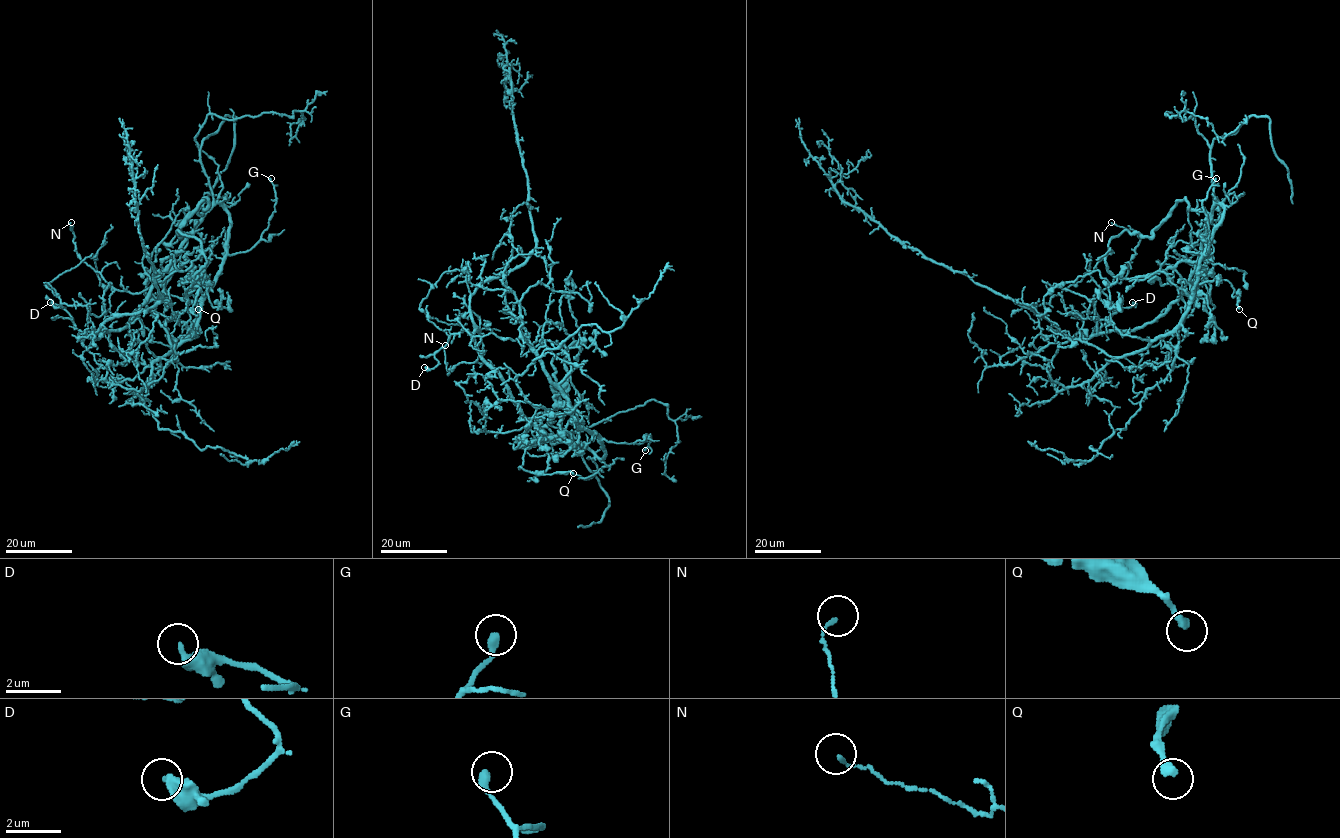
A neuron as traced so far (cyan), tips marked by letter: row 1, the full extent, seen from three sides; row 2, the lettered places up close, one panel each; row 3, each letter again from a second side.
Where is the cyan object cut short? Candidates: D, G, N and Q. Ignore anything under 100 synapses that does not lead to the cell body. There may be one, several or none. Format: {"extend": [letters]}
{"extend": []}

